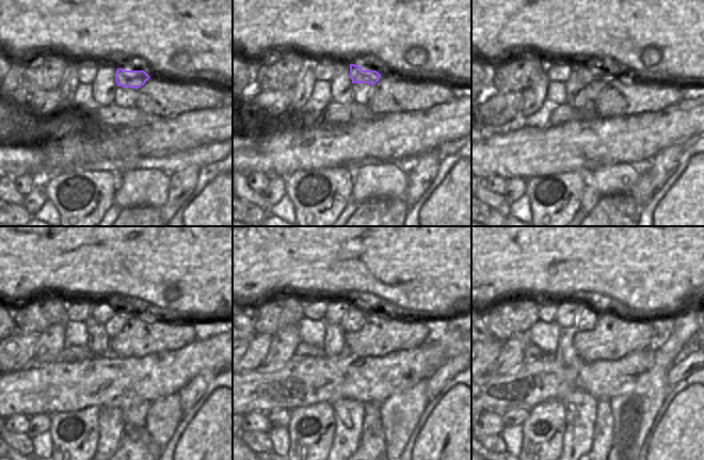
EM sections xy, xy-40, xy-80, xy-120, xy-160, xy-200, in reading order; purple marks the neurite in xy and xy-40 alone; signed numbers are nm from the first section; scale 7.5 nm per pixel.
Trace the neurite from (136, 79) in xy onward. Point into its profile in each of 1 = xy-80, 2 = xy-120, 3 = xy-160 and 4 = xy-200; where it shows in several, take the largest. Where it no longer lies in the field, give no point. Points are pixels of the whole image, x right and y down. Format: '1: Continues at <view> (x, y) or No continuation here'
1: Continues at xy-80 (587, 73)
2: Continues at xy-120 (101, 311)
3: Continues at xy-160 (336, 308)
4: Continues at xy-200 (568, 314)

